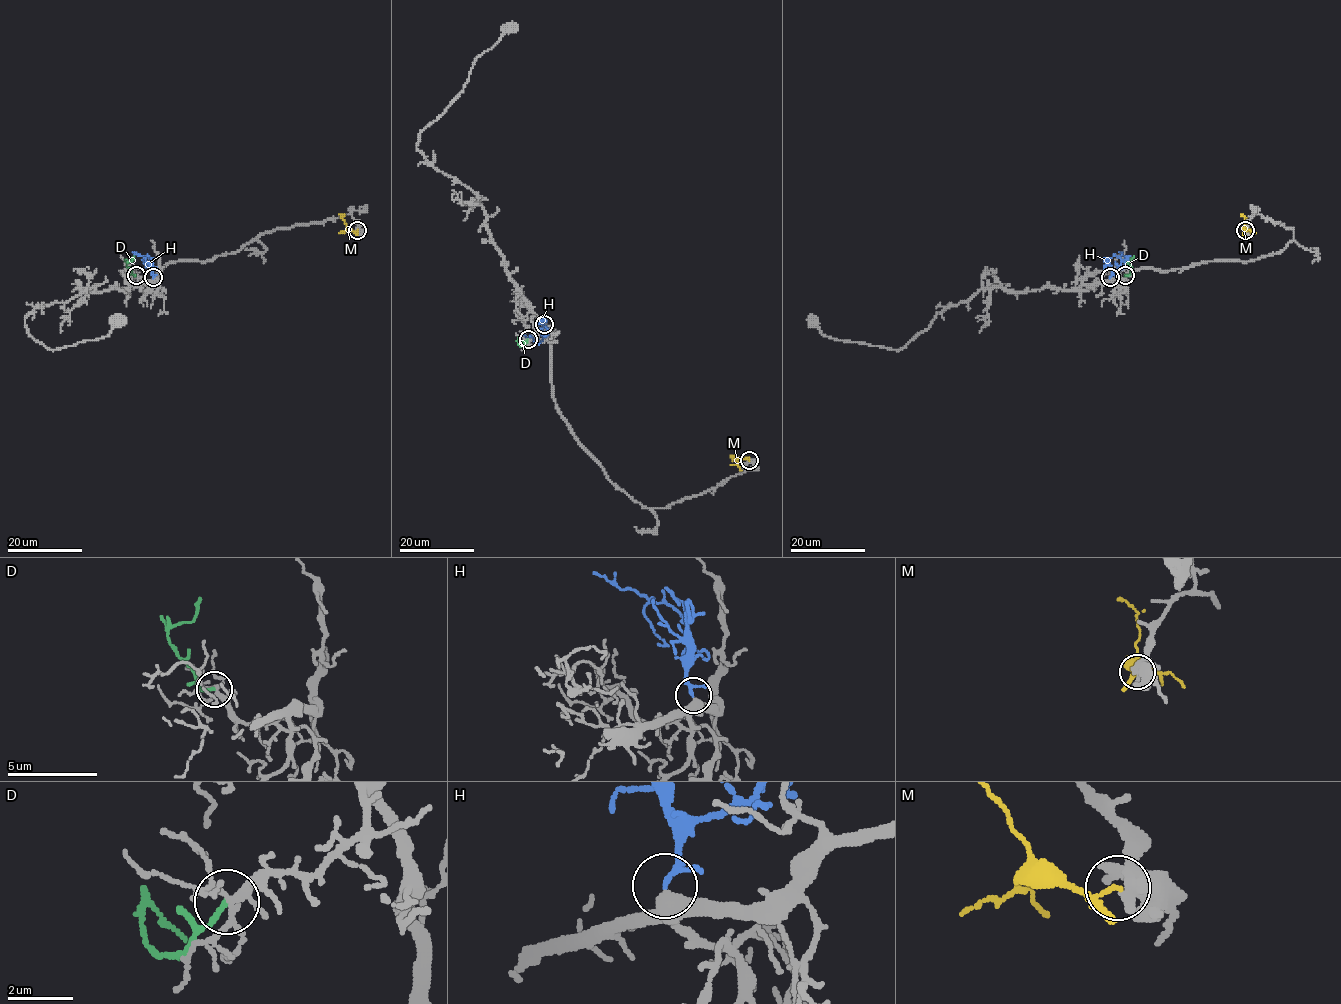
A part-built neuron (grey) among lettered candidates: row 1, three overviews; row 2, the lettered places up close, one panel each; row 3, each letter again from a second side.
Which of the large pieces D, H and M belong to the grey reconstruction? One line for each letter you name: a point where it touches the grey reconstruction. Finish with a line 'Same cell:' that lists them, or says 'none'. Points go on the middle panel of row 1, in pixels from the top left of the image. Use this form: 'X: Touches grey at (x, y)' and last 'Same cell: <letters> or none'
H: Touches grey at (544, 324)
Same cell: H

